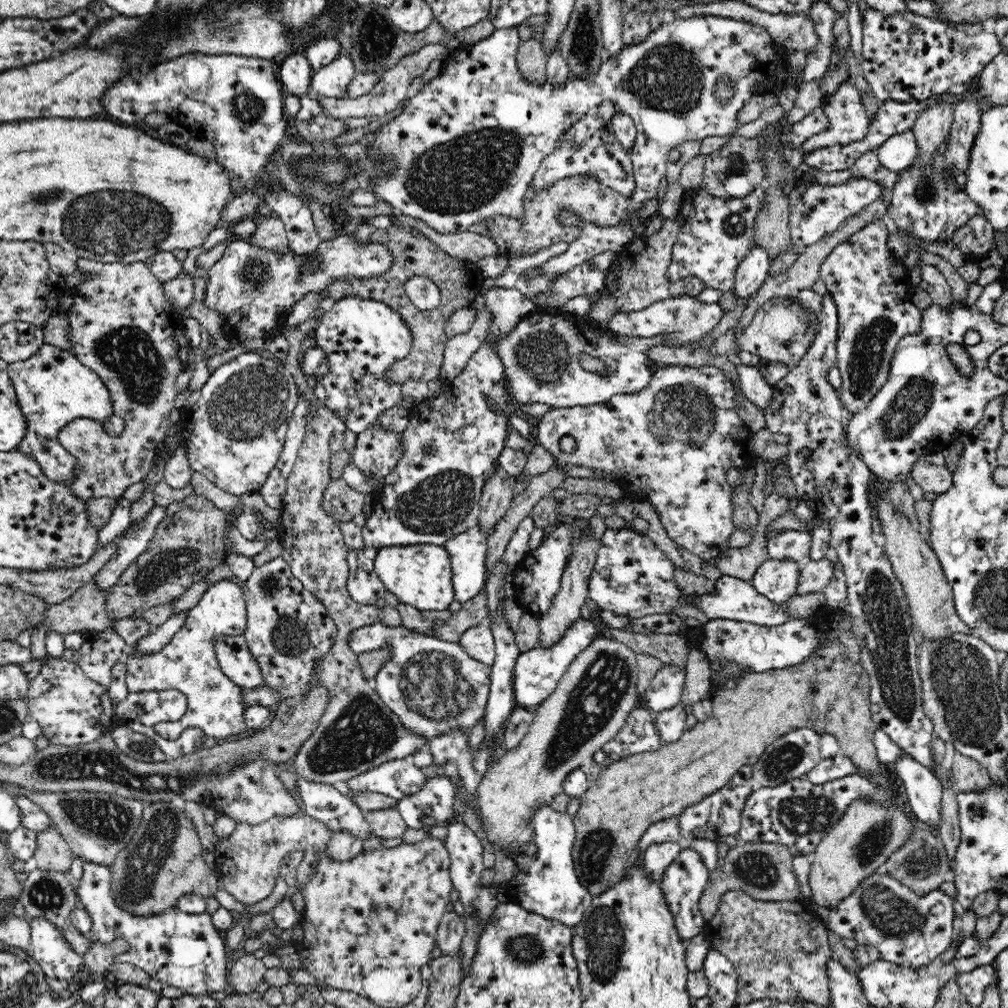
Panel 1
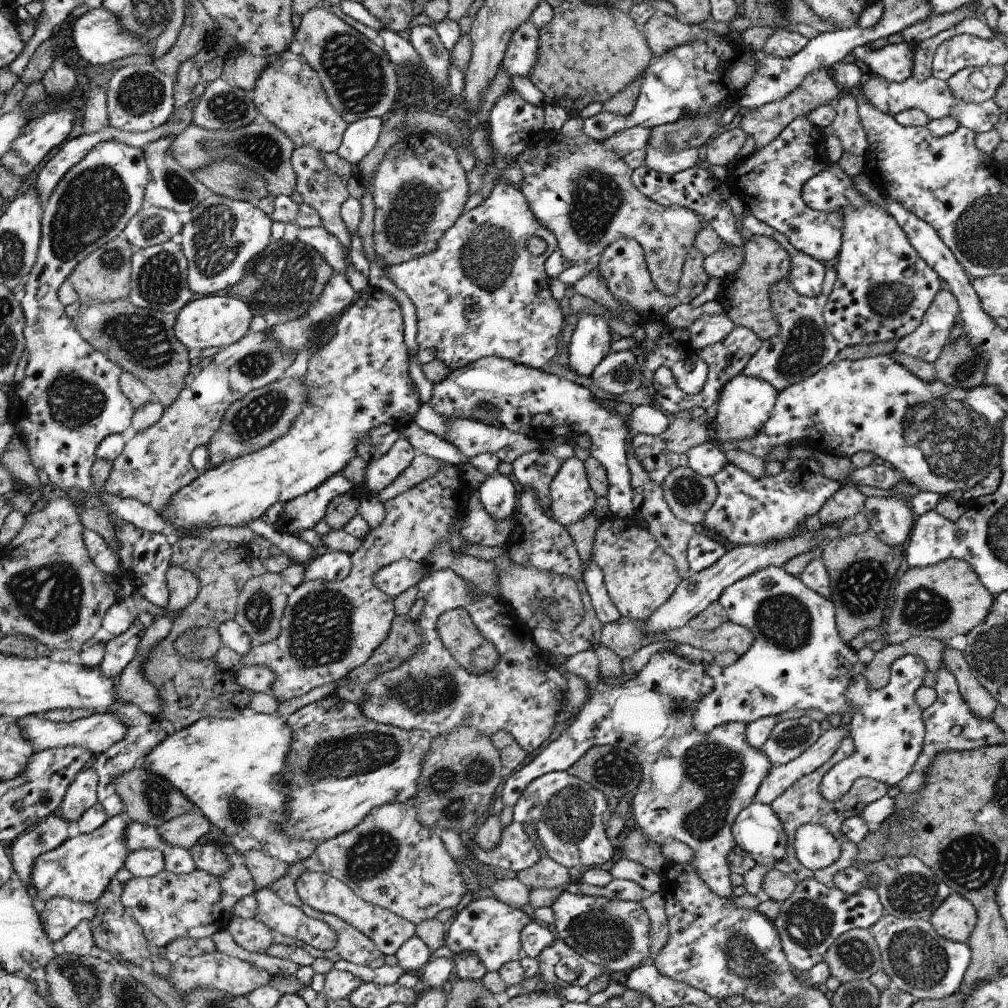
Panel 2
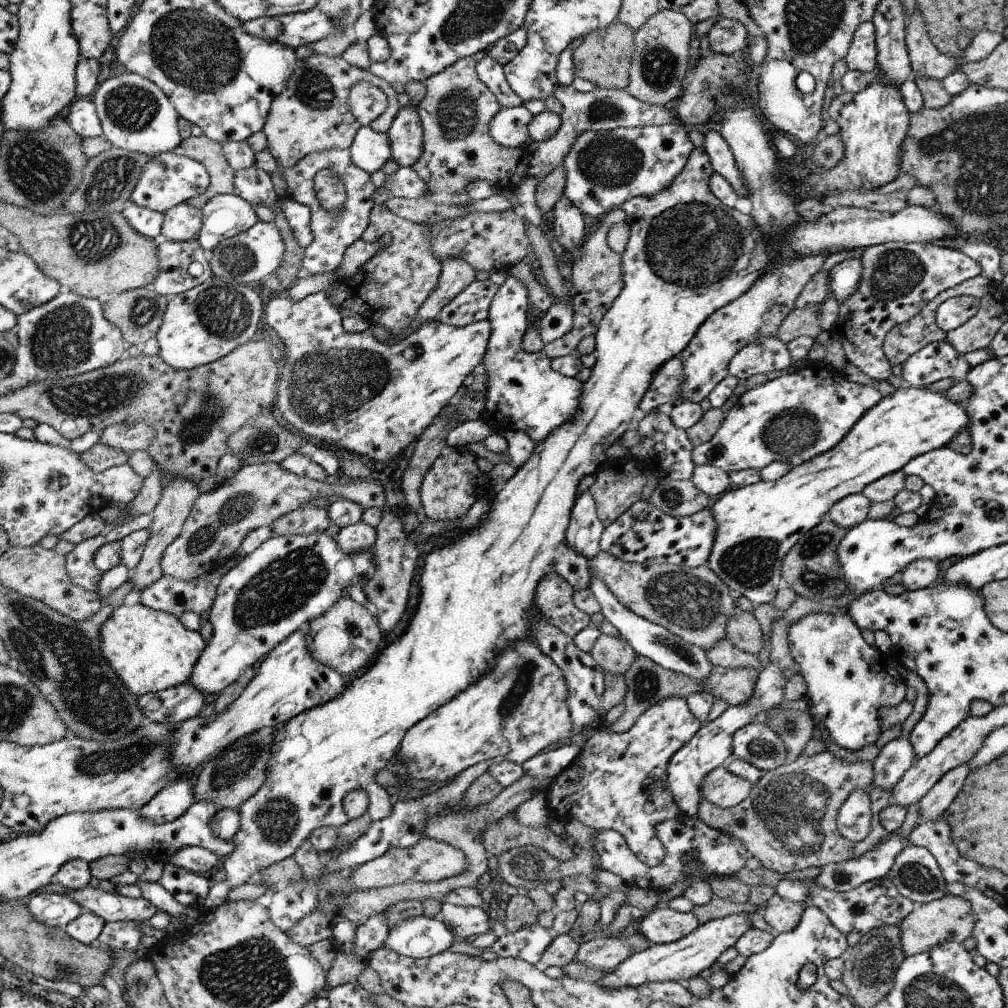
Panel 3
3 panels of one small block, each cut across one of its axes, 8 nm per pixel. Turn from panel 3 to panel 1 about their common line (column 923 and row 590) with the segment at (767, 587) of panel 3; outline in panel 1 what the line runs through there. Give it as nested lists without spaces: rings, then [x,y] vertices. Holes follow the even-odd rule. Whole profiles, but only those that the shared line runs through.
[[[427,544],[412,546],[386,546],[377,551],[374,559],[374,572],[380,577],[388,591],[395,594],[399,602],[420,610],[446,610],[454,602],[454,587],[449,554],[445,547]]]

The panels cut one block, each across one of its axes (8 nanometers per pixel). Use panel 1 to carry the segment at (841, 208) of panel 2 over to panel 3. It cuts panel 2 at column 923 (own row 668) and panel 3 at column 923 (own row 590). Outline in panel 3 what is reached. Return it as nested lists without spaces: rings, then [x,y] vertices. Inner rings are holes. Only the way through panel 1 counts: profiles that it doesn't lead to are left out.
[[[890,240],[863,249],[860,260],[863,273],[858,288],[854,294],[839,302],[839,315],[828,333],[834,335],[842,343],[847,360],[852,362],[853,369],[862,370],[874,380],[888,380],[892,374],[893,365],[883,351],[883,342],[890,330],[914,318],[941,292],[980,275],[981,266],[962,251],[943,247],[936,242],[916,243]]]

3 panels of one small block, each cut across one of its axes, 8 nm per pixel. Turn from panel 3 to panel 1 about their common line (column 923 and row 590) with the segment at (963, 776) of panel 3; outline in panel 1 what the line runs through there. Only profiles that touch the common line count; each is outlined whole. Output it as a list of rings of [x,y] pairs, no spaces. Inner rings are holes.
[[[825,557],[820,560],[807,559],[800,564],[798,590],[796,594],[822,591],[834,576],[834,562]]]

